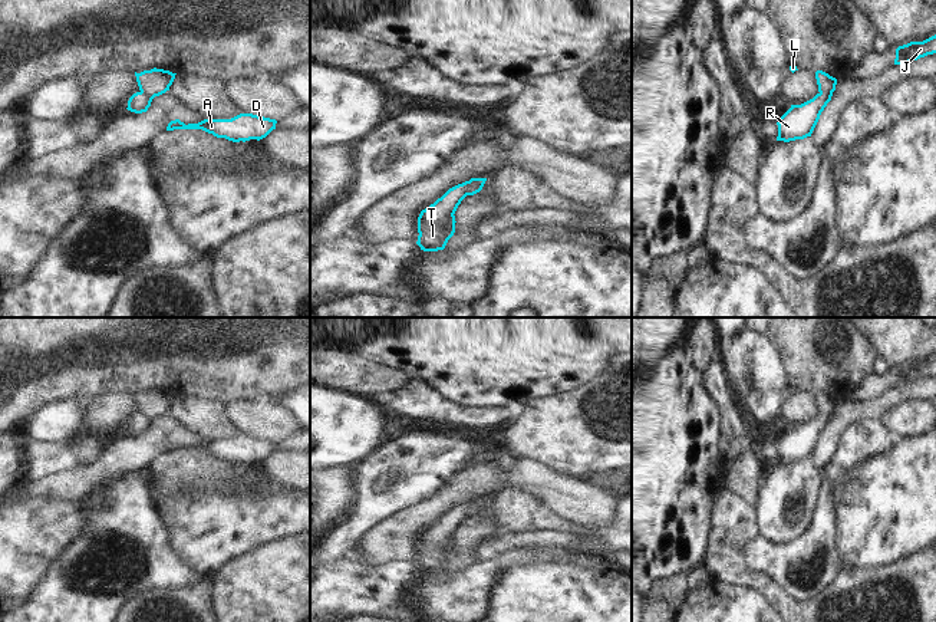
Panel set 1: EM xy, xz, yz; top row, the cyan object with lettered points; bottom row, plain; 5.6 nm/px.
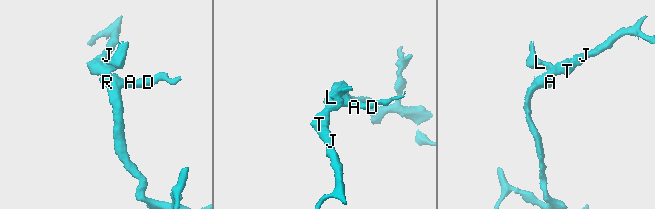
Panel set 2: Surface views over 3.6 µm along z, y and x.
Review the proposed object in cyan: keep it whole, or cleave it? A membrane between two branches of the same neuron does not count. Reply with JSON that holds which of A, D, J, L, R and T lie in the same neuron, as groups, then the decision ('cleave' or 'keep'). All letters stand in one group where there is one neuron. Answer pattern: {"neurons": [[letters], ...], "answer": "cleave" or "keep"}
{"neurons": [["A", "D", "J", "R", "T"], ["L"]], "answer": "cleave"}

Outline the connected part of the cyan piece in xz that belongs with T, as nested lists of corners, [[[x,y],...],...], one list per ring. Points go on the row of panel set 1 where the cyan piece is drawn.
[[[468,181],[449,188],[434,204],[421,211],[418,217],[418,241],[423,251],[444,250],[455,233],[455,211],[467,197]]]

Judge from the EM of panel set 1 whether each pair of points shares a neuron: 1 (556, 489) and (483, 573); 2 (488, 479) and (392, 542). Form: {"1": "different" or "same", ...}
{"1": "different", "2": "same"}

